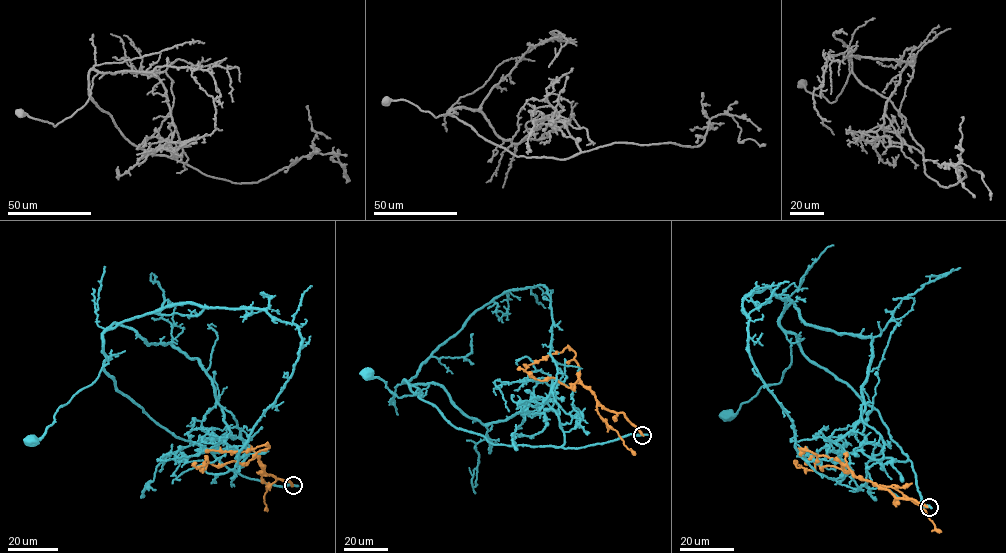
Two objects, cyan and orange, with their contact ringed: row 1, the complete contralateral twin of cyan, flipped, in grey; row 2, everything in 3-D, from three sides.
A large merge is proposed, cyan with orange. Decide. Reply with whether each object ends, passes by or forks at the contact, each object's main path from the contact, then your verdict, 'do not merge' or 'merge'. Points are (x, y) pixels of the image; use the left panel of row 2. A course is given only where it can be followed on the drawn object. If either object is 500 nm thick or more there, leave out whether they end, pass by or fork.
cyan passes by; orange ends there; cyan runs (293, 485), (244, 477), (175, 437), (119, 392), (102, 352), (108, 363), (98, 377), (31, 441); orange runs (293, 485), (288, 480), (268, 476), (263, 469), (258, 457), (269, 445), (241, 452), (205, 450); do not merge

